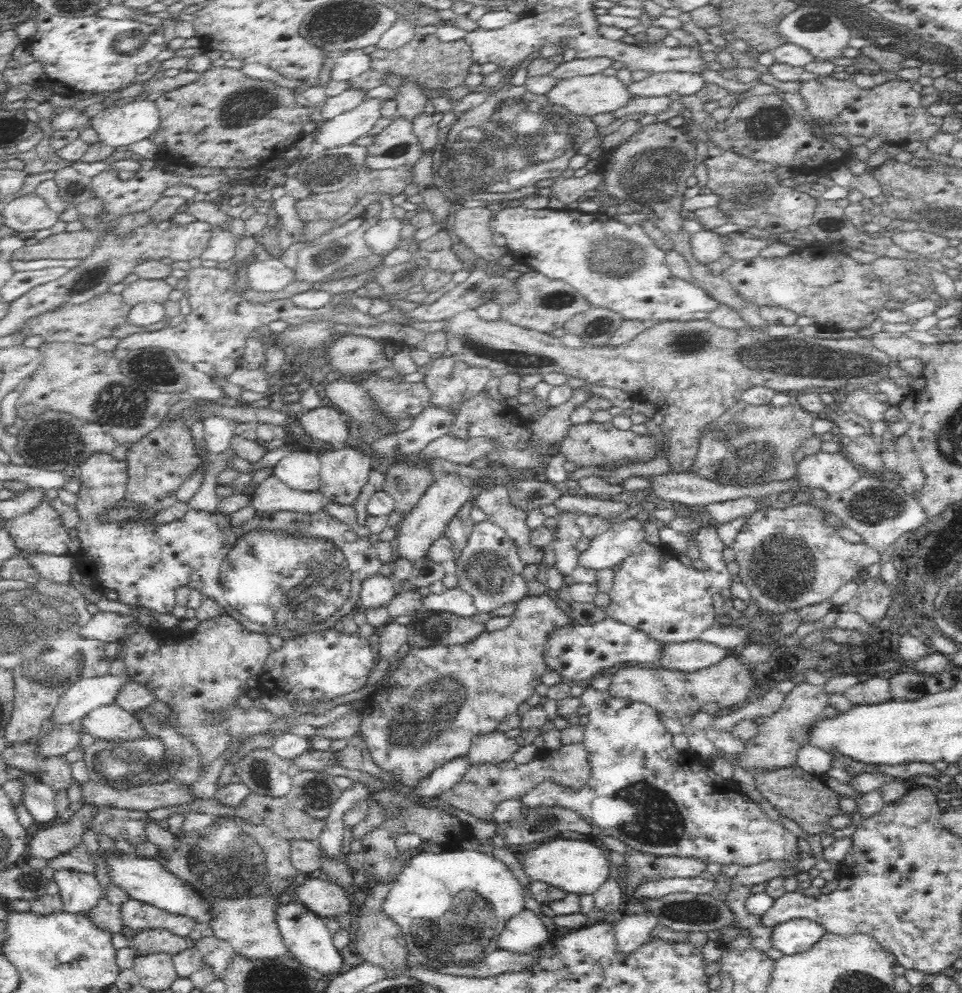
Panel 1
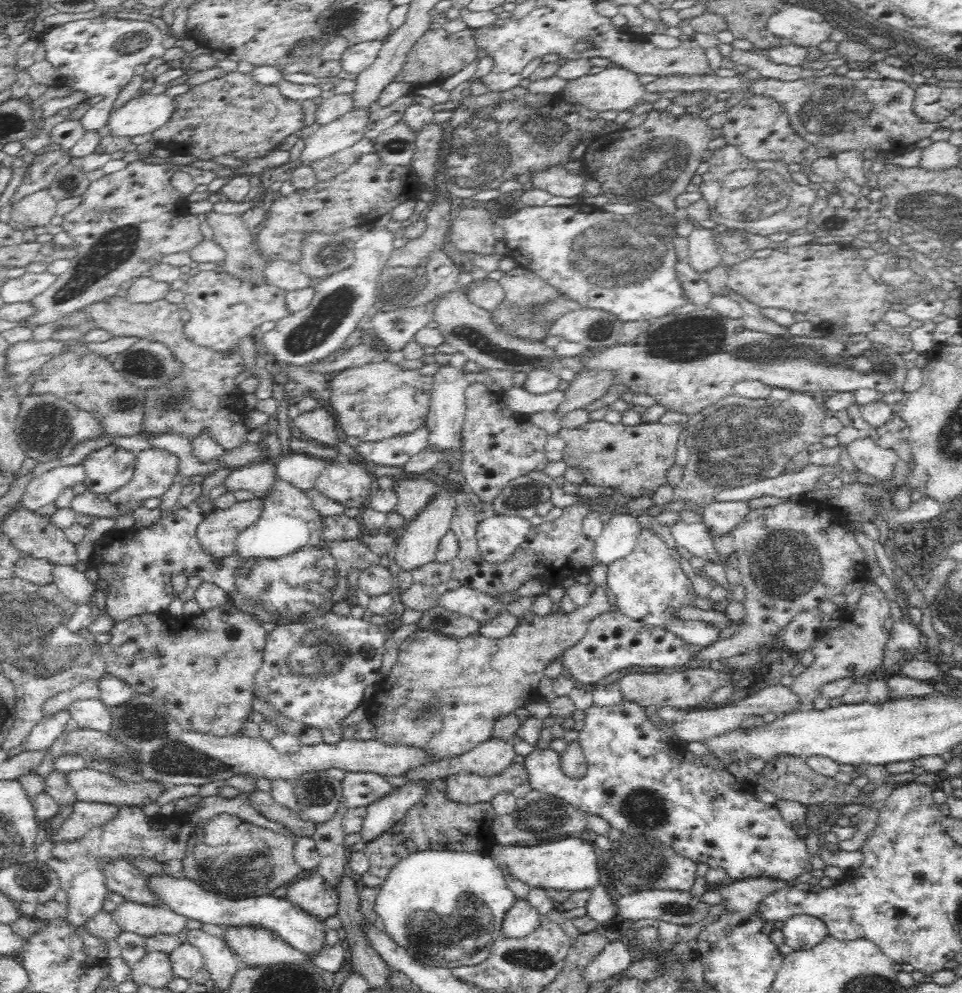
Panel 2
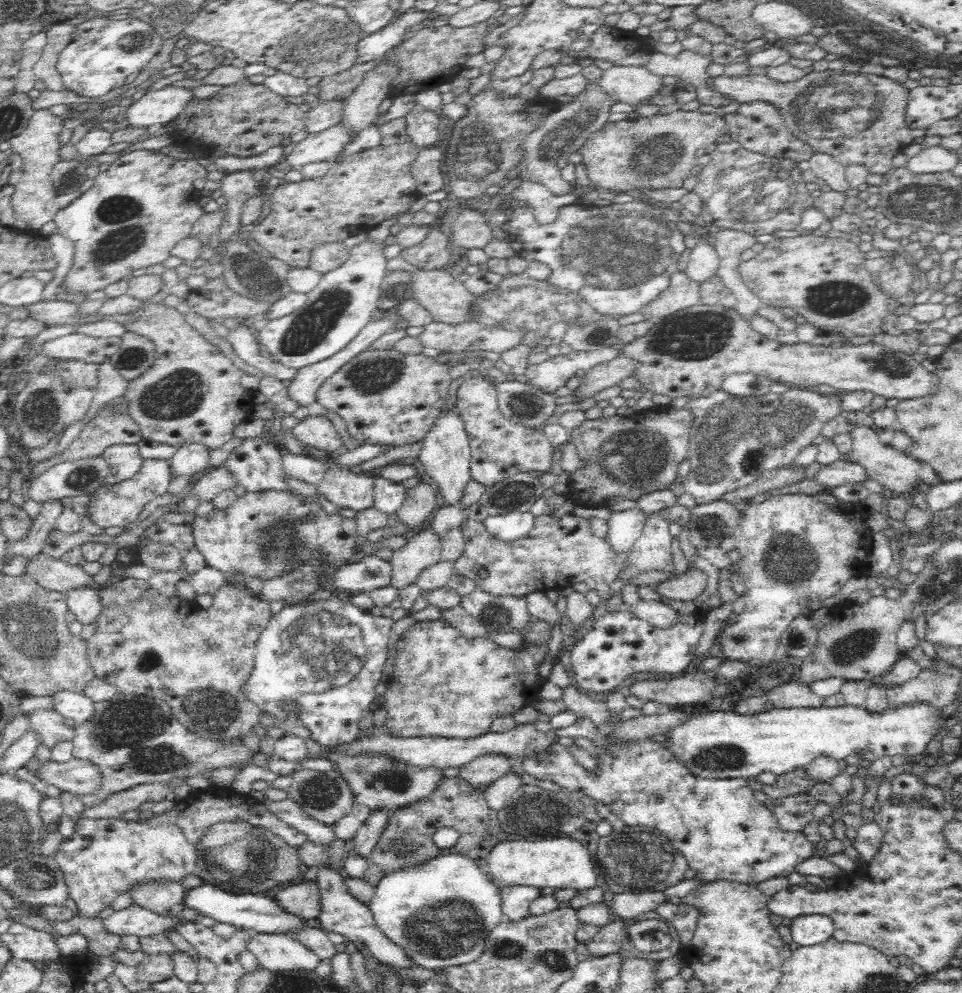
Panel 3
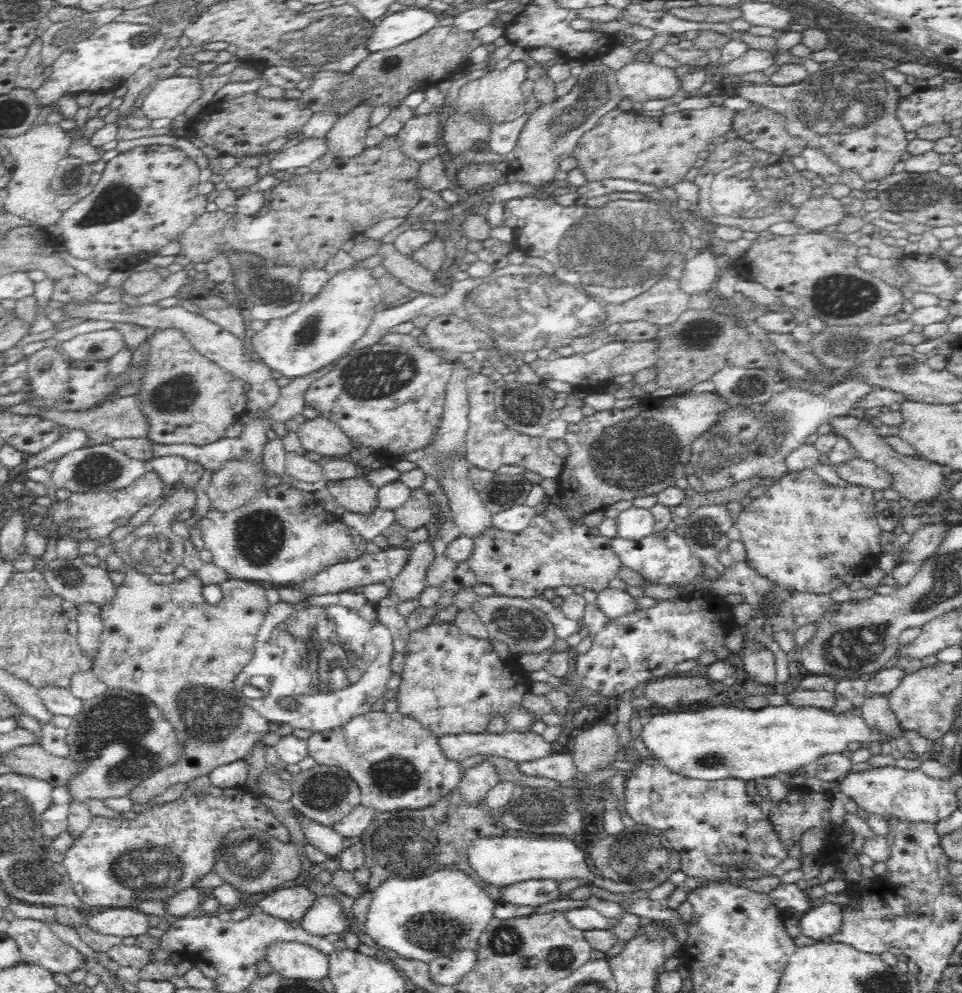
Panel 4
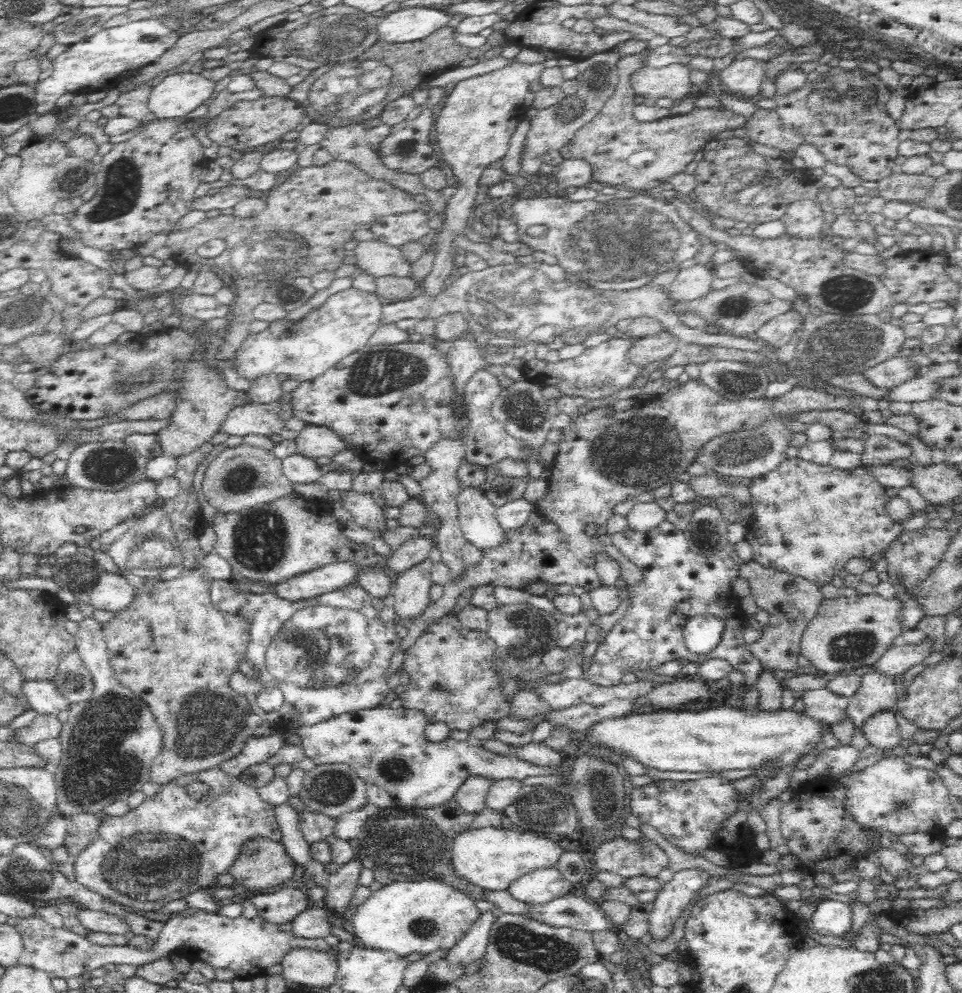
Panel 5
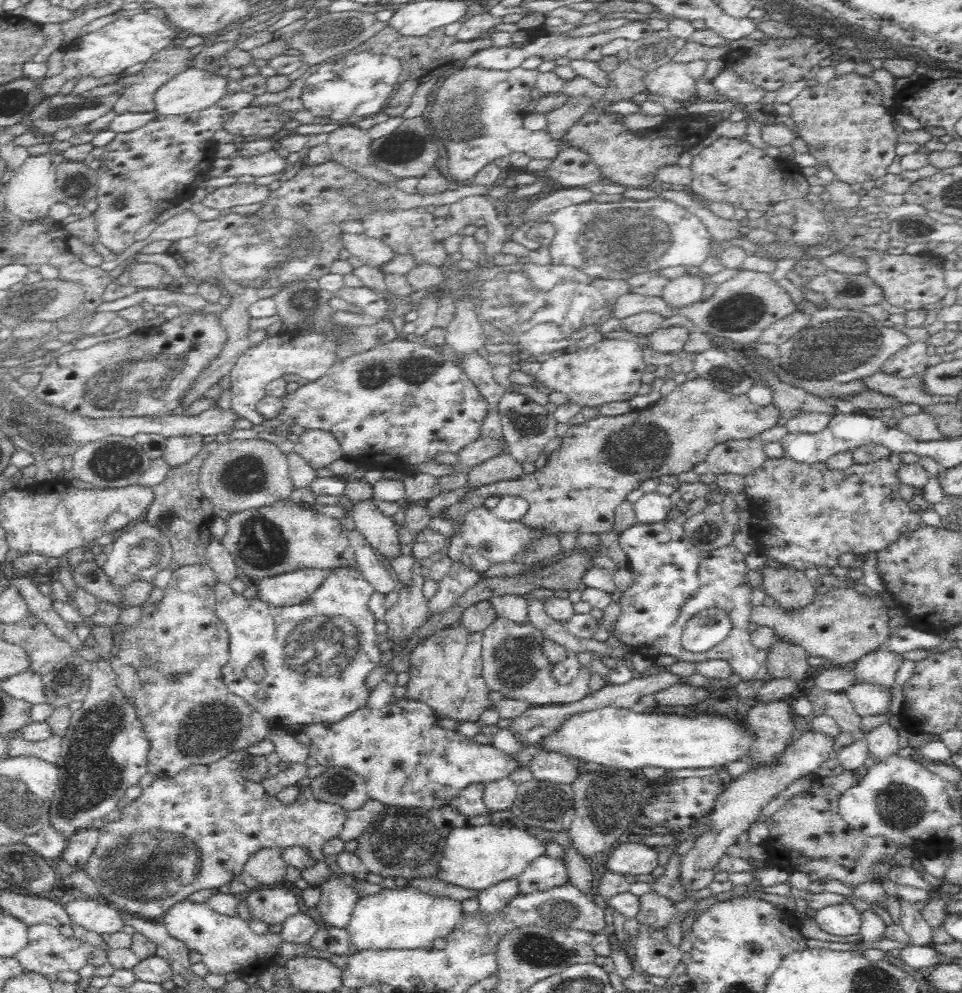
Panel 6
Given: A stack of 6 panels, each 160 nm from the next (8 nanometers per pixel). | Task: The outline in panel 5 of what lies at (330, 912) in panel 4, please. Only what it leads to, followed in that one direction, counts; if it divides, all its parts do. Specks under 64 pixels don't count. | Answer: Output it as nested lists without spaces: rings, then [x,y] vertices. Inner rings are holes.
[[[319,907],[308,908],[292,920],[292,932],[296,933],[297,938],[326,939],[334,922],[328,910]]]

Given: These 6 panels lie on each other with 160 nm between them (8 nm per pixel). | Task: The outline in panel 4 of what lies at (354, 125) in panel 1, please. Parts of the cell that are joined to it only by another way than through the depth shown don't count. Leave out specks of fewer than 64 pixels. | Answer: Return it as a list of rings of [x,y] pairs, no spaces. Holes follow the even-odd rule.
[[[326,137],[305,138],[297,145],[276,152],[269,162],[268,169],[275,174],[308,167],[316,158],[328,153]]]

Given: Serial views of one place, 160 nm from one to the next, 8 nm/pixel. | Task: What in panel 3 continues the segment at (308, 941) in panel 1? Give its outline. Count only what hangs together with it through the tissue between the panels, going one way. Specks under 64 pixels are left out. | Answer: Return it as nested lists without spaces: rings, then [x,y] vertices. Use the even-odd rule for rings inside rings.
[[[203,882],[200,886],[185,892],[184,904],[198,914],[214,918],[216,922],[226,922],[237,929],[251,929],[256,933],[290,935],[291,932],[298,932],[305,926],[305,919],[293,917],[290,913],[284,912],[270,894],[230,894],[228,891]]]

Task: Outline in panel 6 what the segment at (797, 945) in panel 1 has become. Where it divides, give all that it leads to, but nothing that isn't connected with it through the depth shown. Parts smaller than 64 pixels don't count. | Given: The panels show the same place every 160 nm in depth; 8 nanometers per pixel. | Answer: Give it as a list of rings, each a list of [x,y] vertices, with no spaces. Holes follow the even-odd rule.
[[[839,903],[817,910],[814,920],[820,930],[836,936],[851,936],[859,933],[861,914],[851,903]]]

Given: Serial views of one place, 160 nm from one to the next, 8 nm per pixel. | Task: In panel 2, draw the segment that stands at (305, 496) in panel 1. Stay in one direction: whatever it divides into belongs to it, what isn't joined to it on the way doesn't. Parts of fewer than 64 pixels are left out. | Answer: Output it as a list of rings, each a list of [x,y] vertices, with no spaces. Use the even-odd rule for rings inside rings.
[[[268,463],[247,464],[244,467],[232,468],[232,473],[225,478],[223,485],[234,492],[250,490],[256,498],[266,500],[266,492],[274,484],[275,465]]]

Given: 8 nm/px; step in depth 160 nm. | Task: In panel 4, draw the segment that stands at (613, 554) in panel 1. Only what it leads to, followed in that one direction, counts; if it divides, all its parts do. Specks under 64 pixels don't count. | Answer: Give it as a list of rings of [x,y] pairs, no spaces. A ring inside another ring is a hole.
[[[628,507],[617,516],[617,536],[640,539],[653,533],[654,519],[649,509]]]

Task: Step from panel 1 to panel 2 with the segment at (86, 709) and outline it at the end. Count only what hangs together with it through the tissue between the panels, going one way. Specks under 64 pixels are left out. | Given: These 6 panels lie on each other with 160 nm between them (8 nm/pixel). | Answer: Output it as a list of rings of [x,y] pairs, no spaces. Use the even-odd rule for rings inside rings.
[[[66,709],[45,716],[42,721],[32,730],[32,733],[22,743],[26,751],[45,751],[58,736],[61,736],[68,728],[67,723],[71,720],[70,712]]]

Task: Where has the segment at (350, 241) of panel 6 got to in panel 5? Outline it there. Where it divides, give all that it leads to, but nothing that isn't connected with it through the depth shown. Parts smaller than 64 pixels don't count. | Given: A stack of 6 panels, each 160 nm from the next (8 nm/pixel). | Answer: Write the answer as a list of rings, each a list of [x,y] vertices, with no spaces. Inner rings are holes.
[[[371,239],[359,242],[353,250],[357,264],[362,273],[368,273],[375,278],[381,276],[412,277],[412,266],[404,259],[399,248]]]

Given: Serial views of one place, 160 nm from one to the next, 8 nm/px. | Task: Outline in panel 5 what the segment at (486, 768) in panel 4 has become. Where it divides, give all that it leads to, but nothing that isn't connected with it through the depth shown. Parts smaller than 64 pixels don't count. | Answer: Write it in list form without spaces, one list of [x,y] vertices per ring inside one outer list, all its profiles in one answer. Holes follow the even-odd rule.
[[[480,775],[468,777],[454,796],[454,800],[464,813],[474,814],[486,810],[486,798],[493,780]]]

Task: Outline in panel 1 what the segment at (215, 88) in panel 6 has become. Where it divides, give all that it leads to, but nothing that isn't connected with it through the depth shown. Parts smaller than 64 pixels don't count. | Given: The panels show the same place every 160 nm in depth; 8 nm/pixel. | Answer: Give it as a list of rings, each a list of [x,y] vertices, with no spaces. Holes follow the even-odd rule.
[[[146,99],[105,108],[91,121],[98,140],[112,148],[149,138],[159,124],[160,115],[155,102]]]

